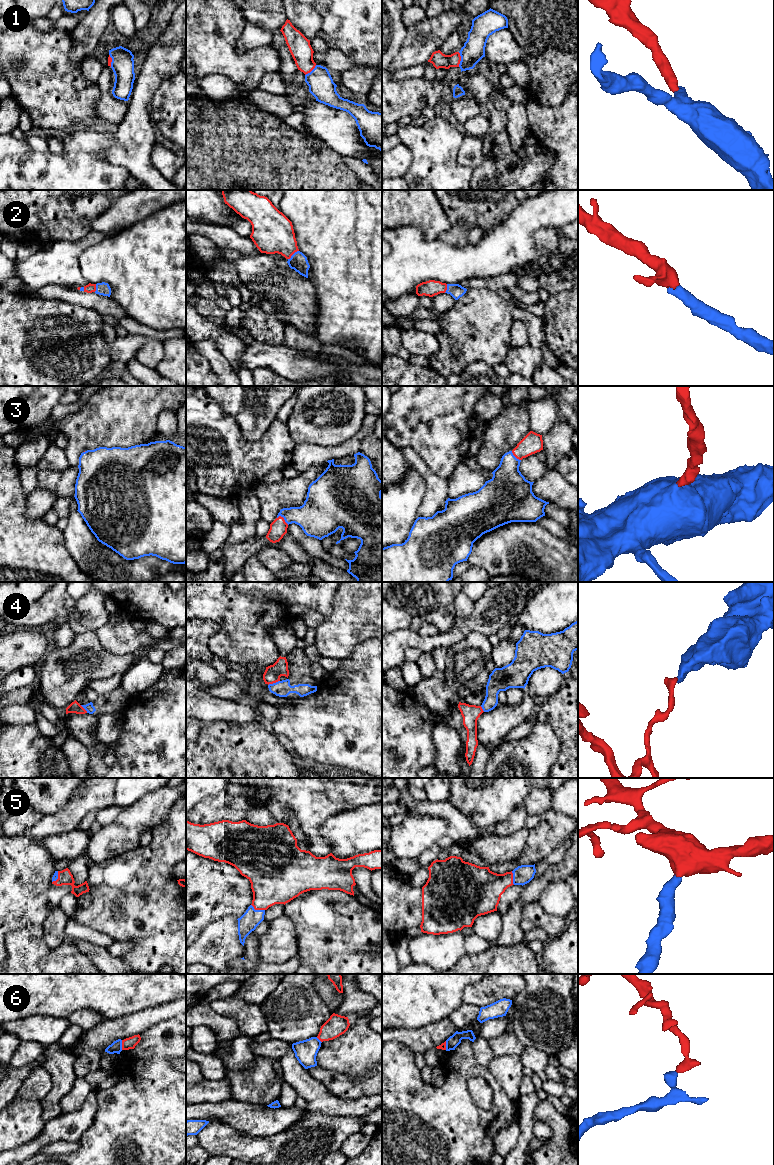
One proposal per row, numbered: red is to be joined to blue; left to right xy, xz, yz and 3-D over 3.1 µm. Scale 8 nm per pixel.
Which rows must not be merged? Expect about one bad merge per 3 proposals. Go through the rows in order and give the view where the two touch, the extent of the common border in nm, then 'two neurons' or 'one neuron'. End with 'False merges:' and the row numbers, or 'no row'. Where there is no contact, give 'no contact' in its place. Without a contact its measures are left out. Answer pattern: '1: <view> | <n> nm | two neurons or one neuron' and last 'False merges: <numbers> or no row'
1: yz | 120 nm | one neuron
2: xz | 120 nm | one neuron
3: xz | 110 nm | one neuron
4: xz | 100 nm | two neurons
5: xz | 120 nm | one neuron
6: xy | 80 nm | two neurons
False merges: 4, 6

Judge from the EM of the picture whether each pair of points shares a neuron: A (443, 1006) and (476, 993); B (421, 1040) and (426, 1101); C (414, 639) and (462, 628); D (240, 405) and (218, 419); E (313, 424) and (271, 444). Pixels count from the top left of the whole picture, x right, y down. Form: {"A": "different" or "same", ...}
{"A": "different", "B": "different", "C": "same", "D": "different", "E": "different"}

